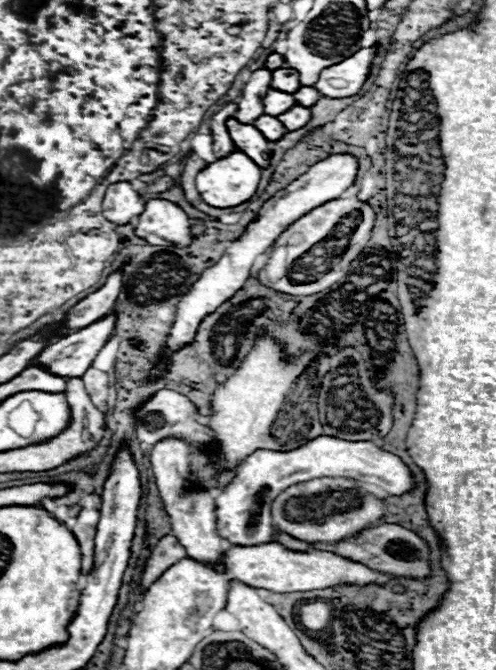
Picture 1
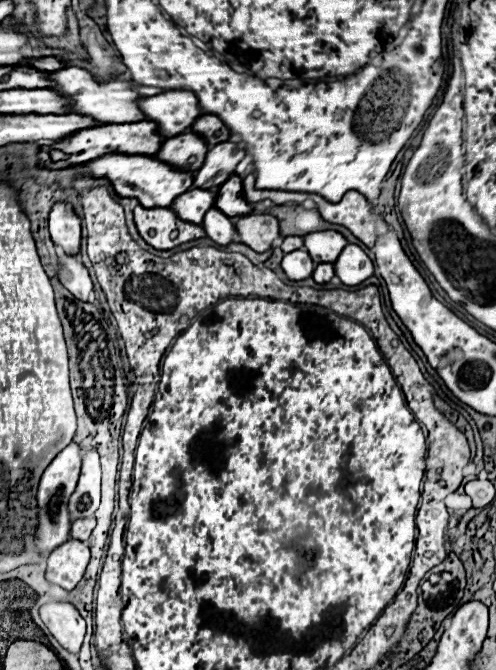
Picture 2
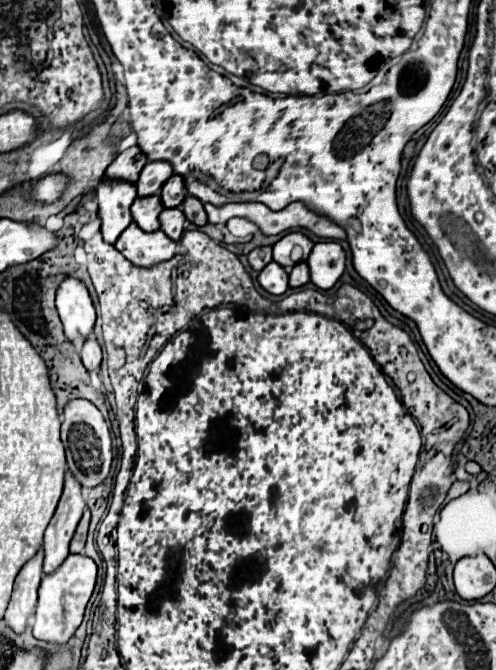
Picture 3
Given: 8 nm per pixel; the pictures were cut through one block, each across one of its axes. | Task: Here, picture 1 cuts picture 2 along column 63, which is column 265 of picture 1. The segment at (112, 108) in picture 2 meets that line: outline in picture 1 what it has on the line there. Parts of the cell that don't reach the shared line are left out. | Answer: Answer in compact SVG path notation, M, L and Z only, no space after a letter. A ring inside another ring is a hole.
M260 68L252 72L252 78L242 88L242 98L238 102L238 110L234 112L234 118L242 124L252 124L258 116L264 114L264 92L268 92L272 80L272 72L266 68Z

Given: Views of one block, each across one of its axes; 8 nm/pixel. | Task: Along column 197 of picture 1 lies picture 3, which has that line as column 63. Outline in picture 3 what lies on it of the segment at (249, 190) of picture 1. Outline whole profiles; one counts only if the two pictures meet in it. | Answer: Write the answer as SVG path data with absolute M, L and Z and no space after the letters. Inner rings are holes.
M46 176L32 188L32 196L40 202L54 202L66 188L66 182L66 176Z

